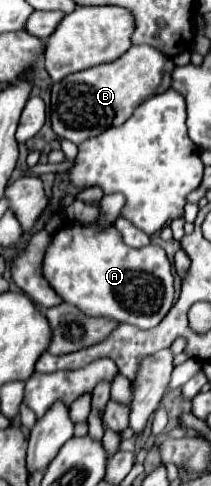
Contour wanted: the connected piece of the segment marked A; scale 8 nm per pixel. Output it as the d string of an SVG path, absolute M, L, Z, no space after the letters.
M68 222L64 228L58 230L52 244L48 246L42 272L50 286L64 298L64 302L76 306L84 314L126 322L142 330L158 326L172 308L174 300L174 278L164 248L154 244L148 244L144 248L130 248L122 242L122 236L116 228L98 228L96 224Z

